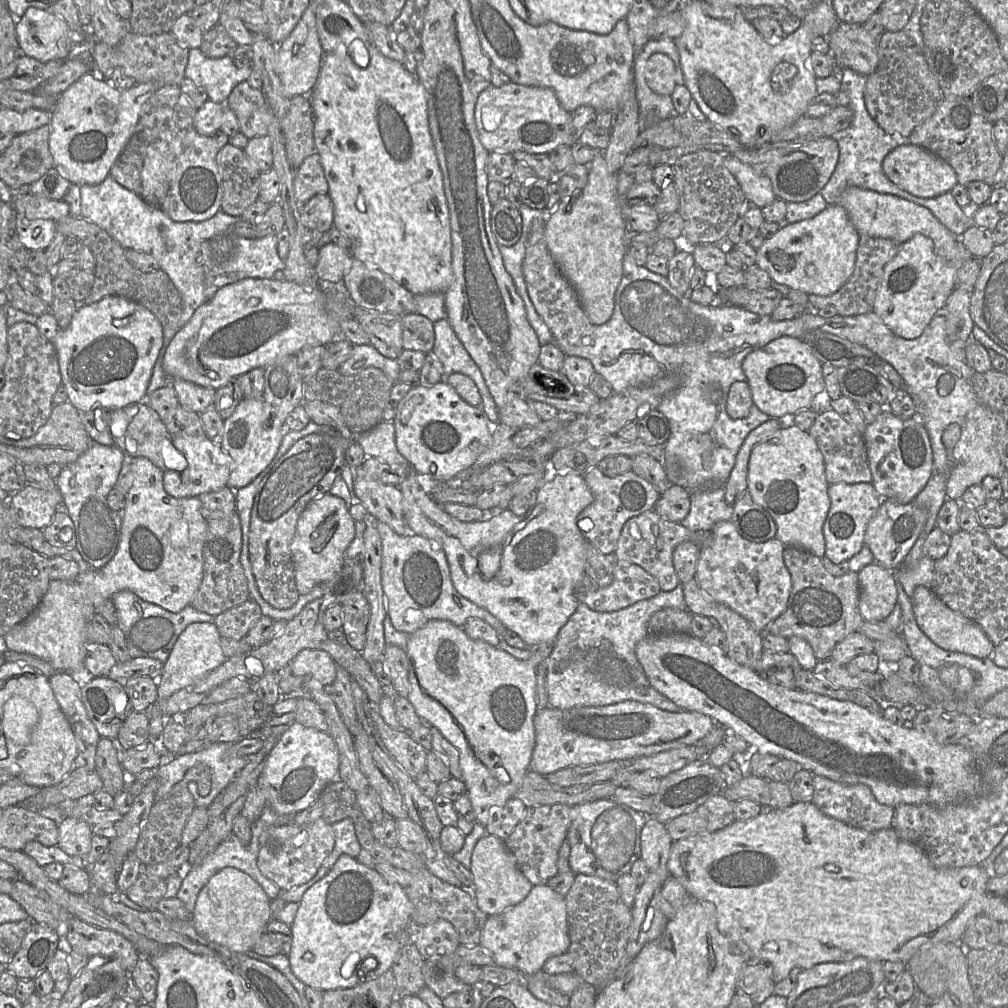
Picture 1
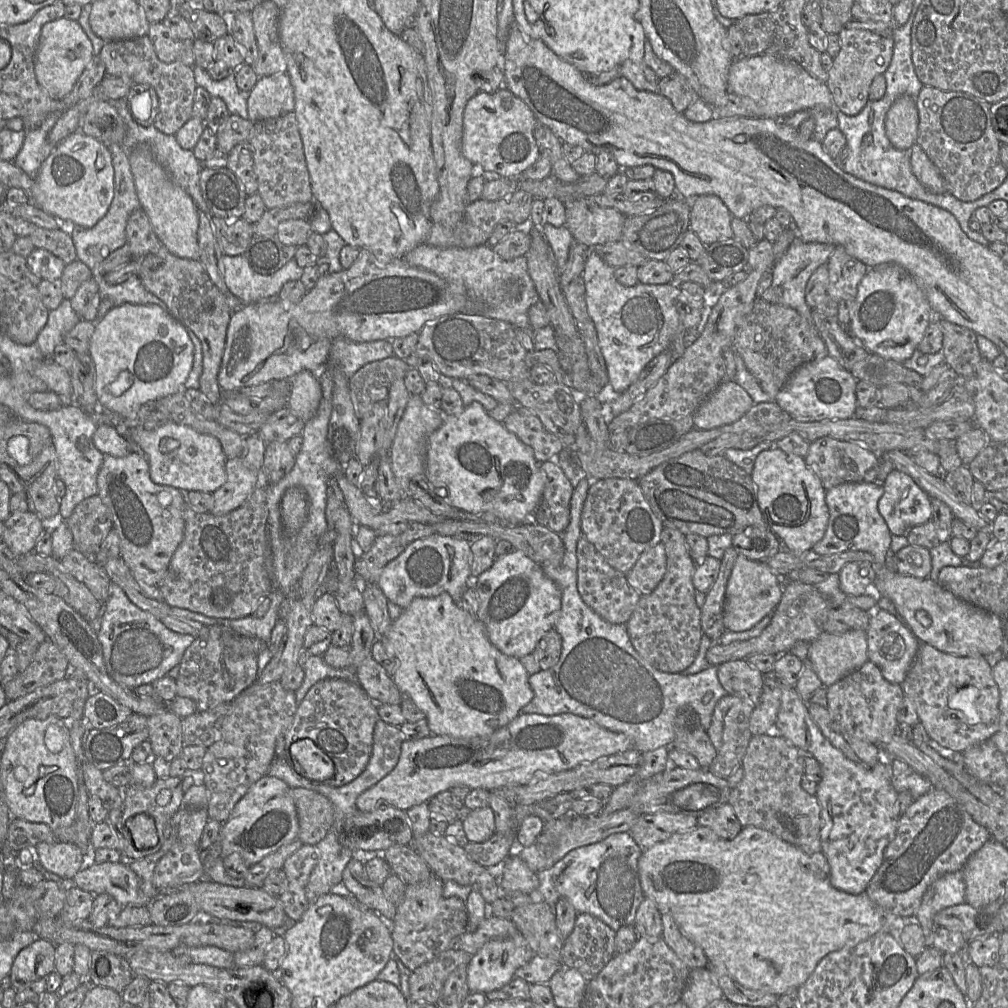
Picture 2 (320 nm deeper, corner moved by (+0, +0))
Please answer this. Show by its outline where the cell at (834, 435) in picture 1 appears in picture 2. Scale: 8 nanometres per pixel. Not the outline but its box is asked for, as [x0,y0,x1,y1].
[804,436,879,490]

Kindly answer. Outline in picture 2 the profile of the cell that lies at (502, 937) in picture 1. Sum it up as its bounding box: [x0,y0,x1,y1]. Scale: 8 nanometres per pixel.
[467,935,534,994]

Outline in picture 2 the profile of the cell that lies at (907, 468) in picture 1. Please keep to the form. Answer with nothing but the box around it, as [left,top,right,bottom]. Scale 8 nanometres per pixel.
[878,469,931,535]

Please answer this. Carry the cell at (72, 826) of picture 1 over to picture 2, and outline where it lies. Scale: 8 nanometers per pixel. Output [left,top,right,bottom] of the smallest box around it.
[34,842,86,879]

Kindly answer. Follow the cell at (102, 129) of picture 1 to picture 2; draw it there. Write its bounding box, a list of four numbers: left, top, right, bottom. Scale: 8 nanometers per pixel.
[34,131,114,227]

